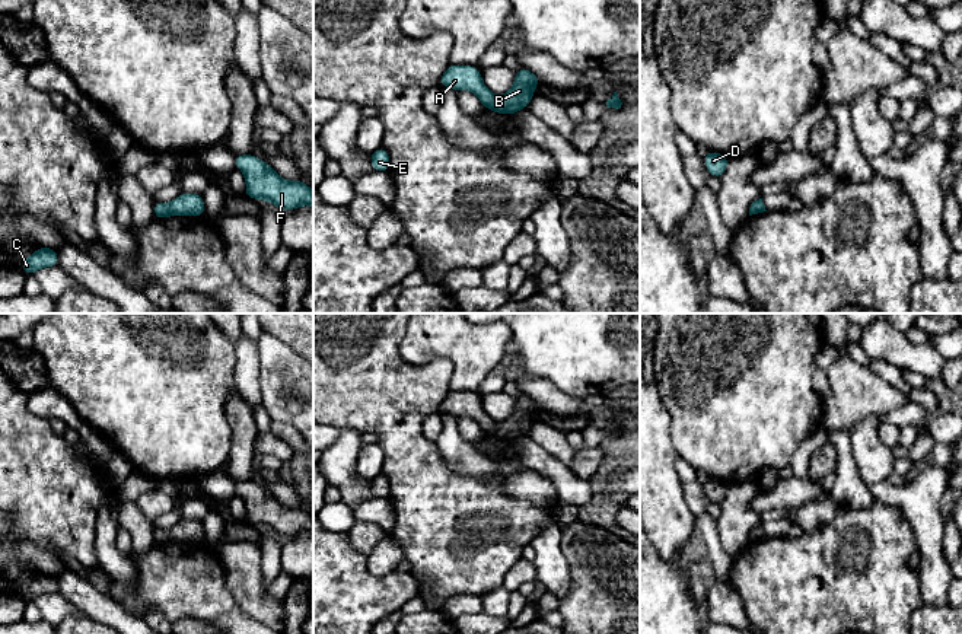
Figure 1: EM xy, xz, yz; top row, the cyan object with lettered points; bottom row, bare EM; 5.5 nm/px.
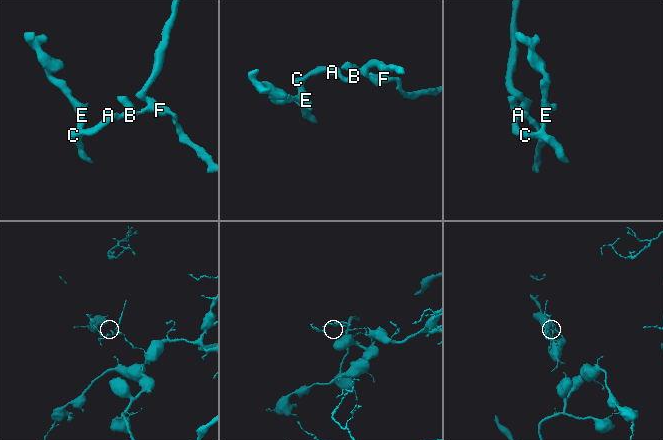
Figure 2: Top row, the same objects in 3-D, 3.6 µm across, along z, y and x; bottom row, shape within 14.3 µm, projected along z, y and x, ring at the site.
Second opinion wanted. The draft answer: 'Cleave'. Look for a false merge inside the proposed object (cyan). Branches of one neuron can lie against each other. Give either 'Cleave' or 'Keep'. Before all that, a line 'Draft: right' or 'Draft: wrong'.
Draft: wrong
Keep

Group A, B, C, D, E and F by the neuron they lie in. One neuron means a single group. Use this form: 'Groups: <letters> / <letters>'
Groups: A B C D E F

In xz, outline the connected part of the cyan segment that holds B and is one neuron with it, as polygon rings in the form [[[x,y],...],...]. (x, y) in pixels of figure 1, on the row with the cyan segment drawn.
[[[452,63],[439,80],[439,86],[447,86],[456,92],[461,89],[474,92],[485,109],[507,115],[528,108],[536,85],[542,85],[542,82],[532,71],[522,67],[516,70],[513,87],[503,96],[496,96],[484,86],[480,69]]]

